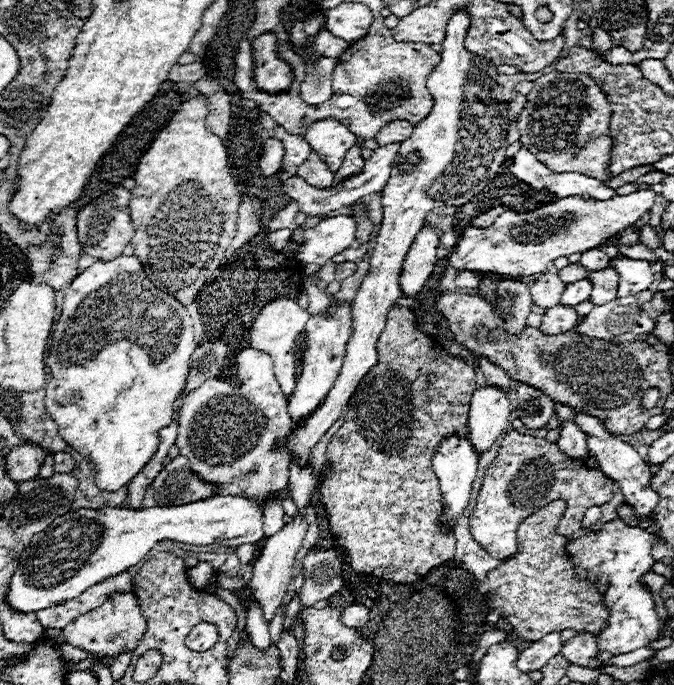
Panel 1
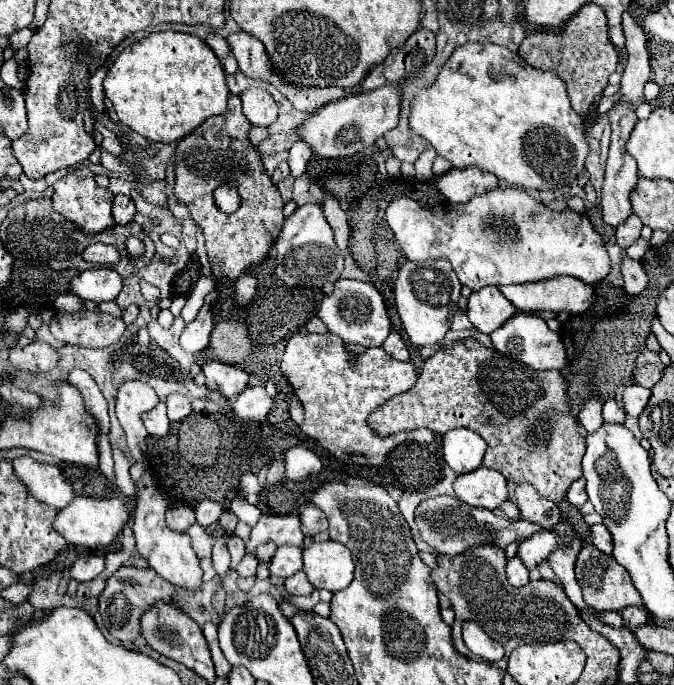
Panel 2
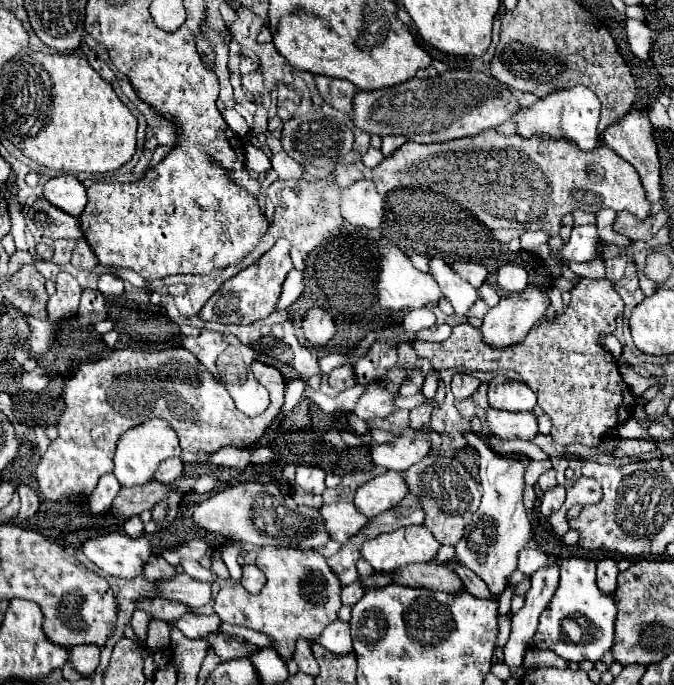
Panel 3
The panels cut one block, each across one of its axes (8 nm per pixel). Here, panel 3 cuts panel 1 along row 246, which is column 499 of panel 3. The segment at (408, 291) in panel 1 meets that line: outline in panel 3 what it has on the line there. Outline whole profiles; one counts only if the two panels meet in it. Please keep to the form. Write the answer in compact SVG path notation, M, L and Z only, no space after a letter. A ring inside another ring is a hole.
M488 406L486 426L490 428L492 436L498 436L502 440L532 440L538 434L534 412L506 412Z

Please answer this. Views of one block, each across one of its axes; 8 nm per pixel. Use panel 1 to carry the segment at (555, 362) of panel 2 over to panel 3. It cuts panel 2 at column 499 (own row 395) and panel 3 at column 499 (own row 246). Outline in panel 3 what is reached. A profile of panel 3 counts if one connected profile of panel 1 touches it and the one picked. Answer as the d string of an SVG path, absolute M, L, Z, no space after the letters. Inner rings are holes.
M494 376L488 386L488 404L508 412L530 412L536 406L536 396L524 382Z

